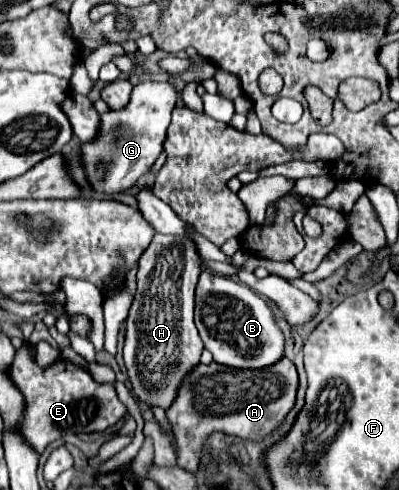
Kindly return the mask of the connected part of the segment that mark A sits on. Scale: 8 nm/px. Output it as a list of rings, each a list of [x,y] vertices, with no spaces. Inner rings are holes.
[[[287,357],[261,371],[243,371],[219,363],[199,363],[197,369],[187,373],[183,385],[179,385],[175,403],[171,403],[171,407],[165,411],[179,445],[177,465],[195,473],[203,441],[213,431],[227,431],[229,435],[237,435],[241,439],[261,439],[269,435],[291,411],[295,393],[297,369]]]

